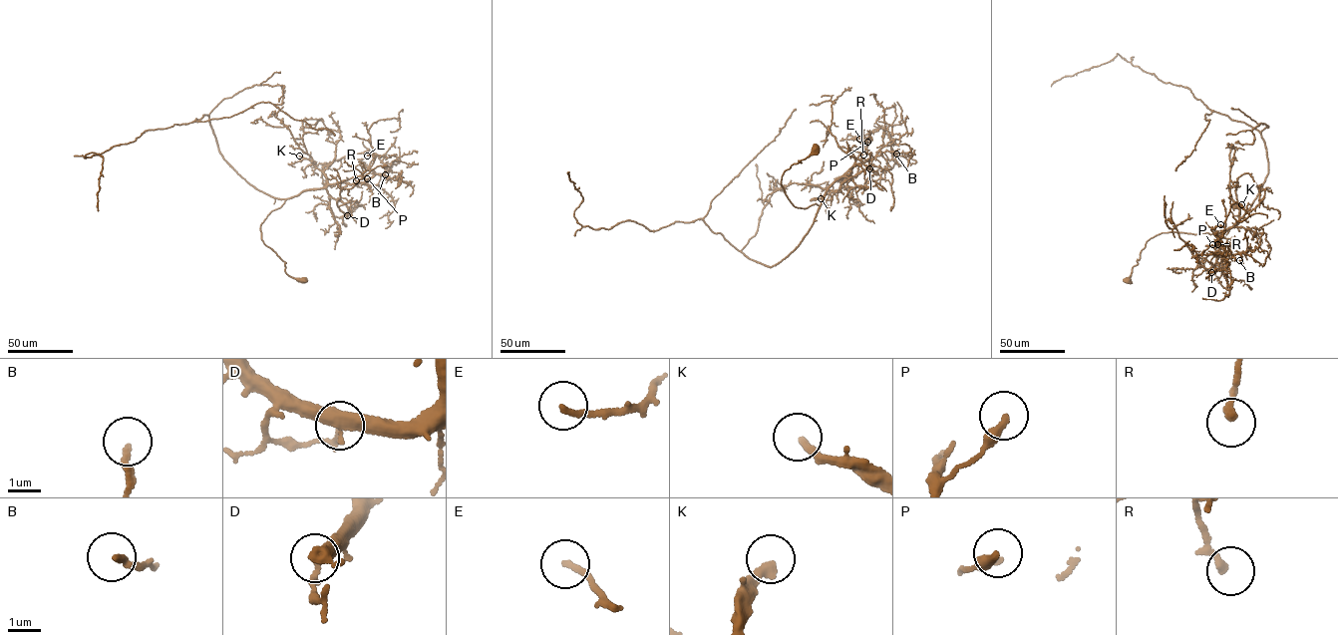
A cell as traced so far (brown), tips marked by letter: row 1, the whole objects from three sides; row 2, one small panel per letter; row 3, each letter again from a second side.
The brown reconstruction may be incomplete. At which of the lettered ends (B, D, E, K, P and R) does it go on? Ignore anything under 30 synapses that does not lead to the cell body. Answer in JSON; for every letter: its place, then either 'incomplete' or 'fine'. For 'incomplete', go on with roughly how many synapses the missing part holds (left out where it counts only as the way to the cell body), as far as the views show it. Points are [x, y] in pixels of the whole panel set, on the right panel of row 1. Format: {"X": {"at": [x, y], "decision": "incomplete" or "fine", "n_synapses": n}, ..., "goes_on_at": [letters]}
{"B": {"at": [1239, 260], "decision": "fine"}, "D": {"at": [1211, 272], "decision": "fine"}, "E": {"at": [1220, 224], "decision": "fine"}, "K": {"at": [1241, 204], "decision": "incomplete", "n_synapses": 250}, "P": {"at": [1212, 244], "decision": "fine"}, "R": {"at": [1217, 244], "decision": "fine"}, "goes_on_at": ["K"]}

